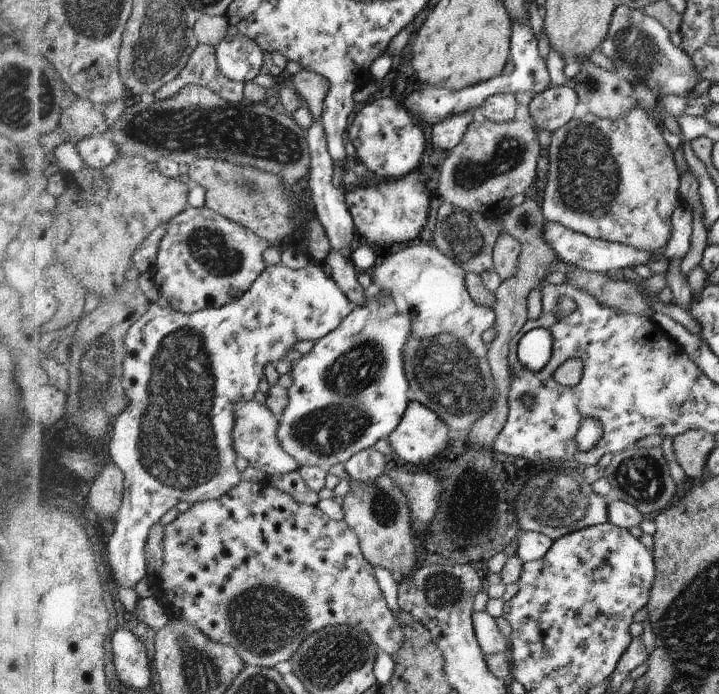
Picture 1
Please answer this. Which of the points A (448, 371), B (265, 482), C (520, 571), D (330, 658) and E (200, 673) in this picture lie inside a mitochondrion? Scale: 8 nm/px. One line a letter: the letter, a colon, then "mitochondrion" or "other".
A: mitochondrion
B: other
C: other
D: mitochondrion
E: mitochondrion

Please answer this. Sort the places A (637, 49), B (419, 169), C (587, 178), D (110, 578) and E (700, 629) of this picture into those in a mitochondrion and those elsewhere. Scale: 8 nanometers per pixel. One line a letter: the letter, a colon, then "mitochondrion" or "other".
A: mitochondrion
B: other
C: mitochondrion
D: other
E: mitochondrion

